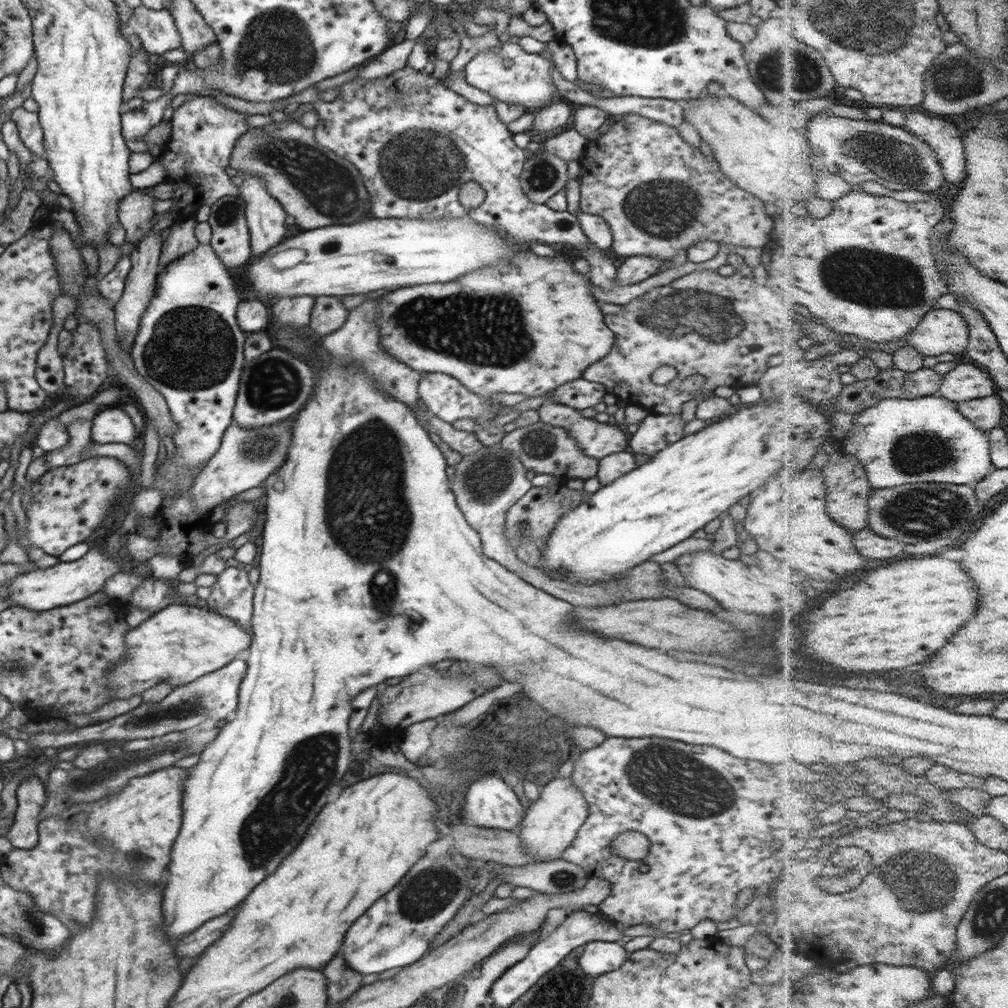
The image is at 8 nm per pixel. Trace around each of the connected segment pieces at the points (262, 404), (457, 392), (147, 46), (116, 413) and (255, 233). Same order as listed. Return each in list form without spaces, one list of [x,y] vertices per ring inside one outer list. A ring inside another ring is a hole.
[[[280,348],[245,361],[233,408],[233,422],[244,428],[260,428],[295,414],[312,392],[314,374],[315,370],[310,363]]]
[[[438,372],[421,373],[417,393],[440,420],[452,424],[462,418],[472,419],[493,412],[493,406],[486,399],[466,388],[457,378]]]
[[[143,5],[134,8],[128,20],[127,33],[138,36],[143,49],[152,54],[180,49],[182,44],[182,37],[178,33],[174,16],[166,8],[151,10]]]
[[[104,408],[91,421],[91,440],[94,443],[127,443],[136,438],[130,415],[122,408]]]
[[[238,172],[243,178],[238,196],[245,202],[245,217],[250,233],[251,251],[260,257],[286,240],[283,206],[268,192],[265,182],[255,174]]]

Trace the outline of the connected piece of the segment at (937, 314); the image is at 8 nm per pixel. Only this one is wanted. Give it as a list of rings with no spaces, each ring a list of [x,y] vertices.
[[[938,306],[913,331],[908,343],[926,356],[965,352],[971,343],[970,323],[959,310]]]

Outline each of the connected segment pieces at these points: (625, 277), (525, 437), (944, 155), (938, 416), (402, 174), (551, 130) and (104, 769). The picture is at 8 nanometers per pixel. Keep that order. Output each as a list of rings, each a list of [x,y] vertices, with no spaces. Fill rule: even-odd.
[[[647,256],[626,257],[624,263],[618,268],[616,284],[632,286],[646,281],[657,271],[660,271],[663,260]]]
[[[542,421],[506,433],[501,440],[501,445],[502,448],[513,452],[527,470],[534,470],[535,474],[550,474],[559,479],[582,478],[584,480],[597,474],[599,459],[586,456],[565,428]]]
[[[909,112],[905,128],[936,149],[947,182],[957,184],[965,180],[968,173],[967,148],[962,134],[951,121],[928,116],[924,112]]]
[[[944,395],[921,396],[915,399],[887,398],[880,404],[858,413],[856,419],[842,444],[842,450],[862,459],[869,470],[870,480],[875,489],[892,489],[928,482],[976,485],[997,469],[989,431],[972,422],[961,411],[959,402],[950,400]]]
[[[406,65],[402,70],[396,70],[392,74],[384,78],[376,78],[376,80],[364,81],[364,80],[352,80],[349,83],[344,83],[337,87],[339,90],[338,97],[332,102],[325,102],[322,100],[316,100],[313,102],[313,106],[316,108],[316,112],[319,114],[318,124],[313,128],[314,137],[320,146],[332,150],[338,156],[350,161],[359,173],[362,175],[363,183],[371,198],[371,208],[373,218],[462,218],[463,216],[469,216],[474,222],[483,224],[484,226],[495,226],[498,230],[502,230],[504,238],[509,240],[515,240],[515,242],[522,242],[523,244],[529,244],[533,242],[542,242],[545,244],[552,244],[552,242],[564,242],[566,244],[572,244],[574,248],[580,250],[580,248],[587,248],[589,239],[582,232],[580,223],[578,222],[577,215],[570,214],[567,210],[564,212],[558,212],[551,209],[546,204],[540,204],[532,202],[521,189],[519,184],[519,176],[523,171],[523,166],[526,162],[526,154],[524,150],[521,150],[516,146],[513,141],[513,133],[506,129],[504,122],[498,118],[497,110],[494,104],[488,106],[480,106],[474,104],[469,100],[466,100],[460,94],[456,94],[453,90],[450,90],[444,85],[444,83],[436,78],[433,78],[431,74],[426,74],[424,71],[412,70],[410,66]],[[470,180],[477,182],[485,191],[485,201],[476,209],[466,209],[462,207],[458,202],[458,192],[460,187]]]
[[[560,100],[536,109],[533,113],[534,121],[532,128],[546,139],[557,136],[558,129],[565,126],[573,114],[573,105],[567,100]]]
[[[214,727],[206,731],[184,731],[181,736],[180,742],[161,742],[154,744],[153,739],[146,742],[148,748],[145,753],[141,750],[123,752],[121,757],[114,757],[113,755],[108,758],[108,762],[104,765],[98,765],[90,769],[81,769],[76,766],[71,770],[60,769],[60,767],[52,767],[49,772],[49,778],[45,784],[45,791],[48,792],[45,798],[44,806],[40,811],[38,821],[46,818],[47,816],[56,816],[61,814],[72,805],[79,802],[92,802],[104,798],[107,794],[114,794],[116,790],[122,790],[130,780],[136,777],[146,776],[157,770],[172,767],[175,762],[183,758],[197,755],[200,756],[208,743],[212,743],[218,736],[220,728]]]

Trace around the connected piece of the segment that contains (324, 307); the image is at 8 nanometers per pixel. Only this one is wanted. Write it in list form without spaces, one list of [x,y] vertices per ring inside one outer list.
[[[315,297],[308,325],[322,338],[338,330],[348,315],[349,310],[344,307],[340,297]]]

